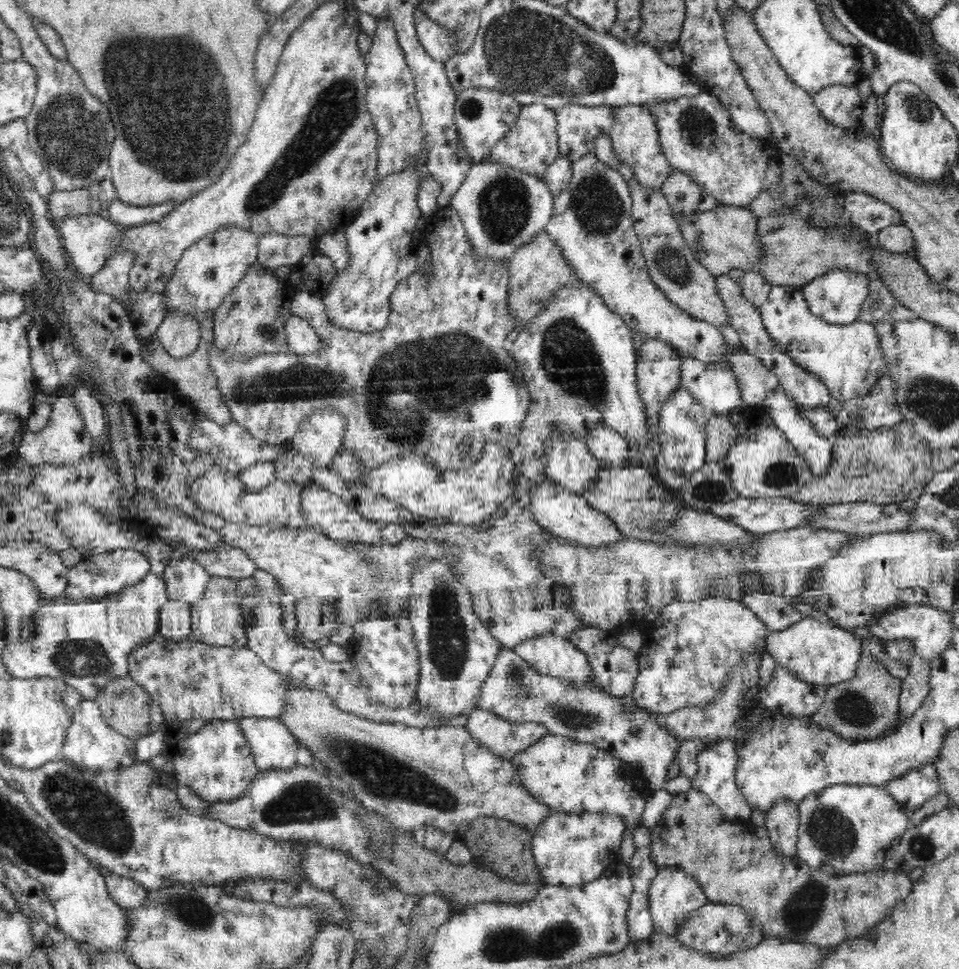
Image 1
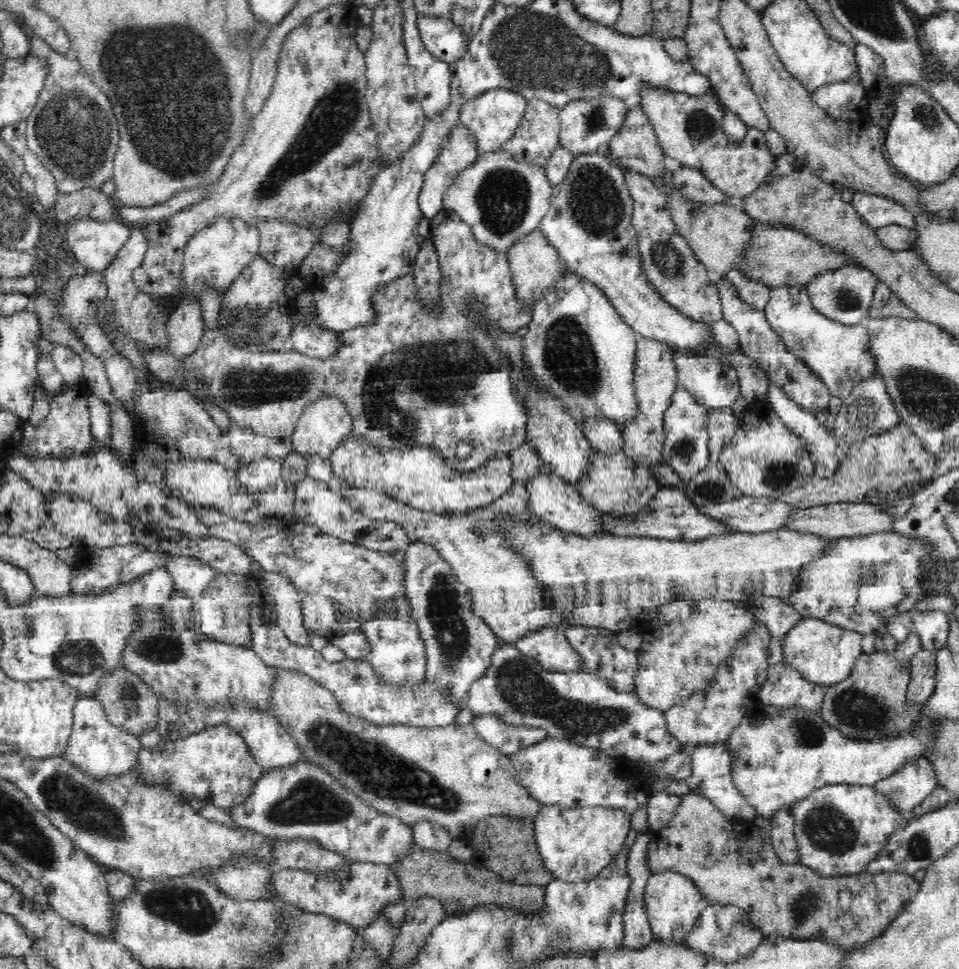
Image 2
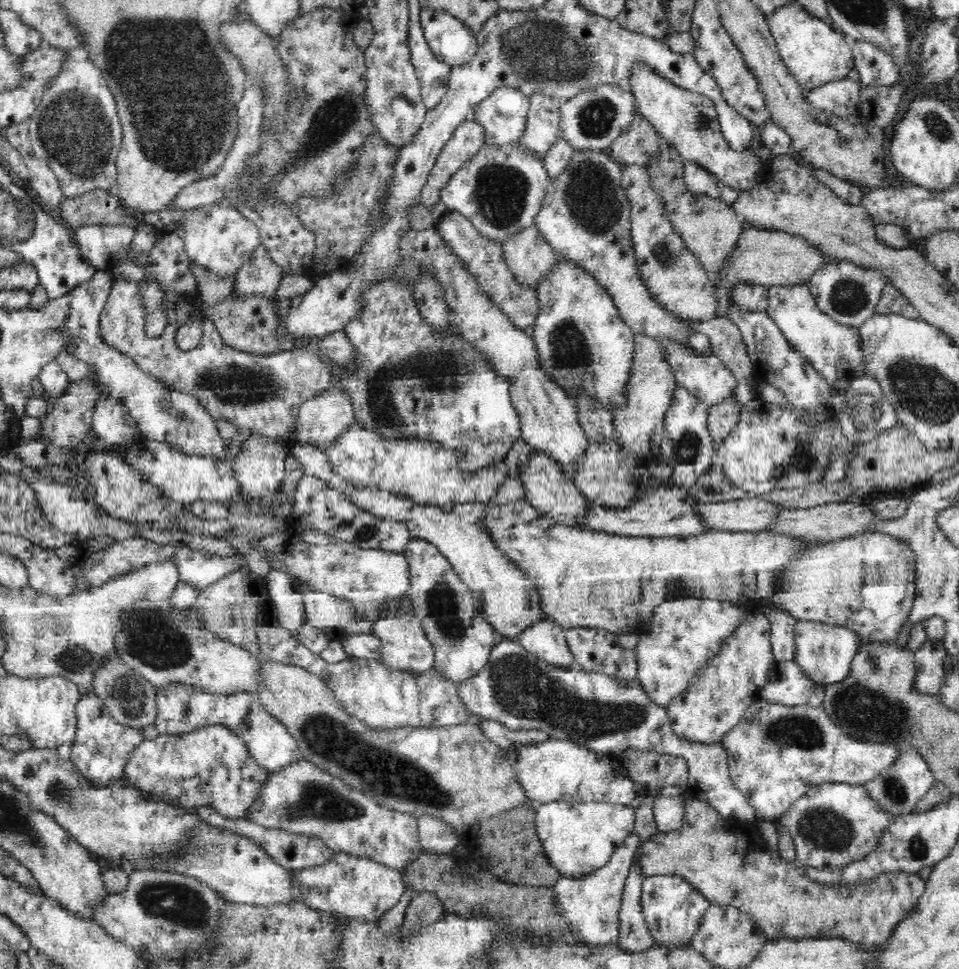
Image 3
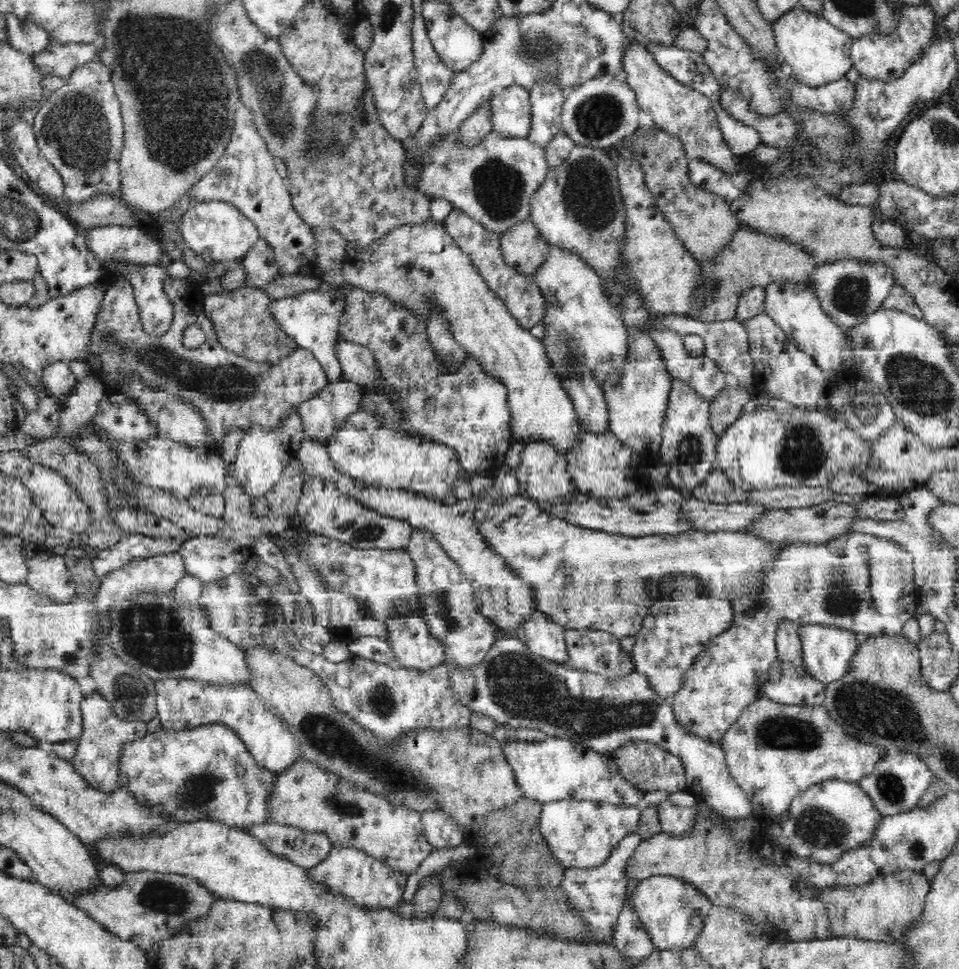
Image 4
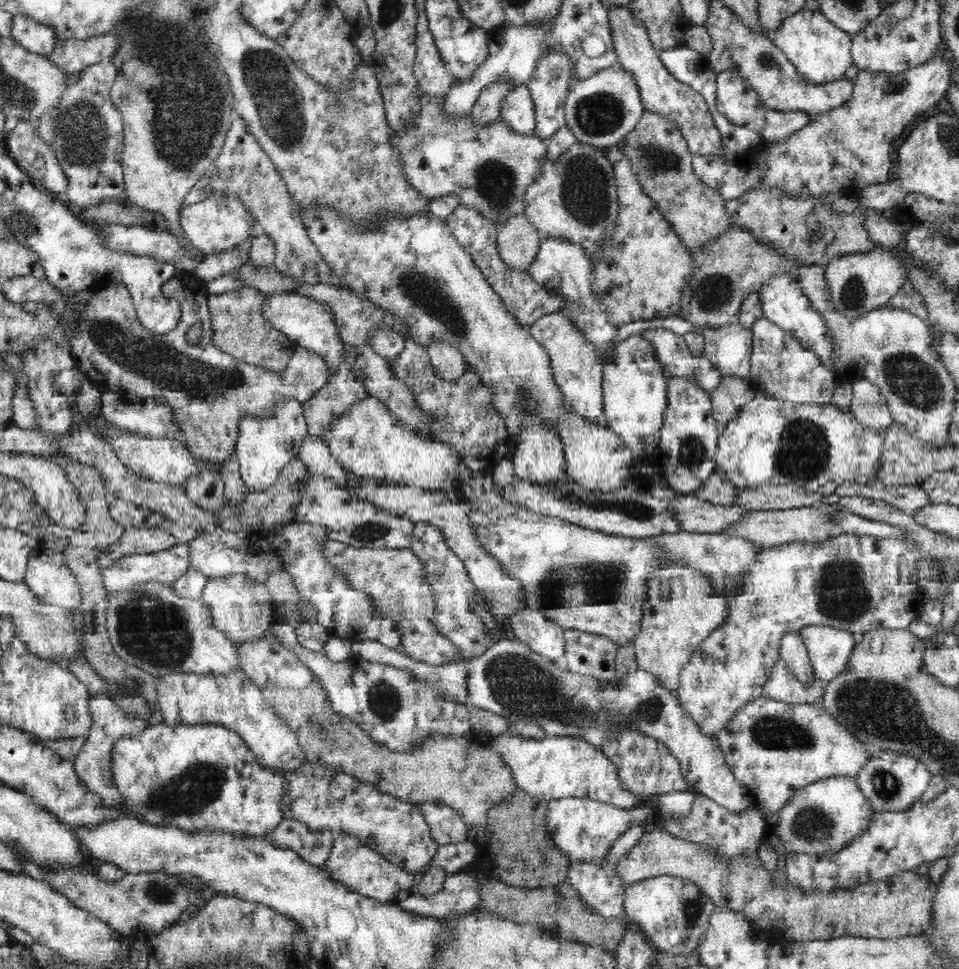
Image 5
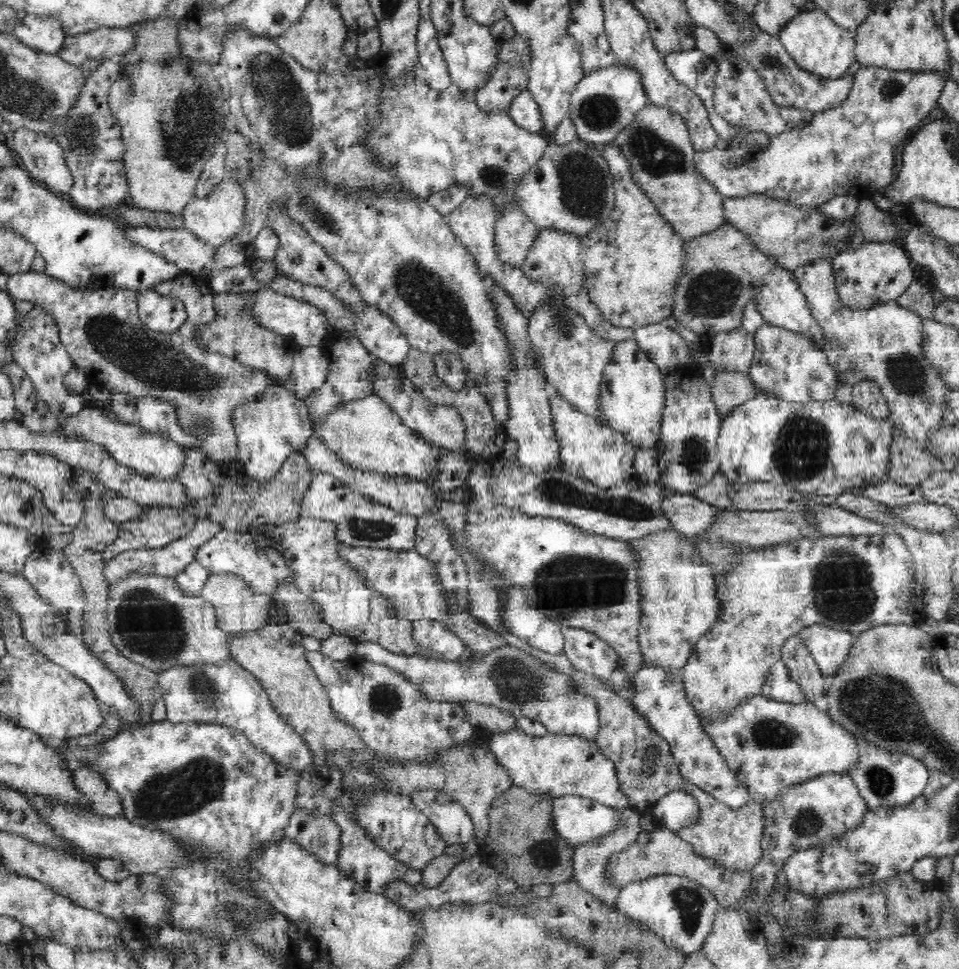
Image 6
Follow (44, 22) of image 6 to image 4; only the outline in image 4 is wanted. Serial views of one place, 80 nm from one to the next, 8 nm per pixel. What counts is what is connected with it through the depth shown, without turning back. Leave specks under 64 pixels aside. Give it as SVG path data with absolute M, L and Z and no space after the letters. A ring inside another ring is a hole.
M4 14L4 17L8 21L7 40L10 41L10 45L22 49L22 52L34 56L44 52L52 44L53 40L50 39L50 32L40 25L20 20L13 14Z

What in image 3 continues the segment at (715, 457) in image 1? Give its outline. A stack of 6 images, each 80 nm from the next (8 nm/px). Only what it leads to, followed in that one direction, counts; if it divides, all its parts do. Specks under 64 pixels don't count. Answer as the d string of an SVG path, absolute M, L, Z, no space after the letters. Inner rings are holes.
M731 392L721 403L709 407L709 431L714 439L714 447L738 424L743 404Z

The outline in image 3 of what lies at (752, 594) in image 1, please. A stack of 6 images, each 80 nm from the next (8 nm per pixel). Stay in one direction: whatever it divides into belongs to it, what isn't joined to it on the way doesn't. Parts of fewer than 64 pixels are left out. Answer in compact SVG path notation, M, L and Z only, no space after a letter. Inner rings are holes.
M772 610L768 615L774 661L794 661L797 652L795 627L798 621L784 611Z

